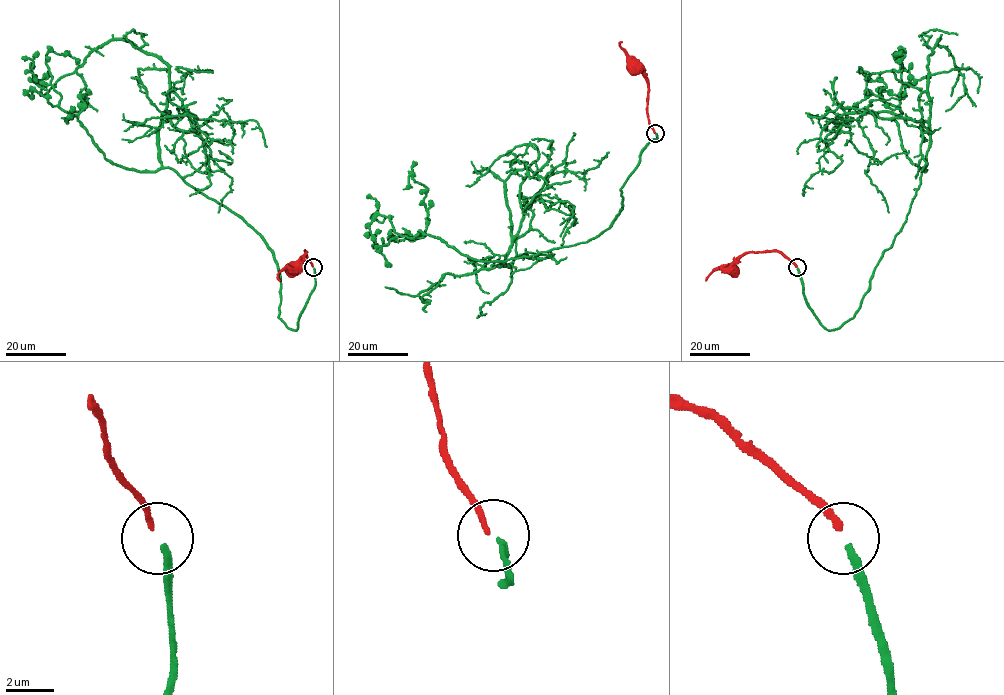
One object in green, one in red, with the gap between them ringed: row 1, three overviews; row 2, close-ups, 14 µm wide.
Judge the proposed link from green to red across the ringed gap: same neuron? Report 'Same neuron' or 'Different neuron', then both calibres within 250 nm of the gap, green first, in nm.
Same neuron. Thickness 300 nm (green) against 260 nm

